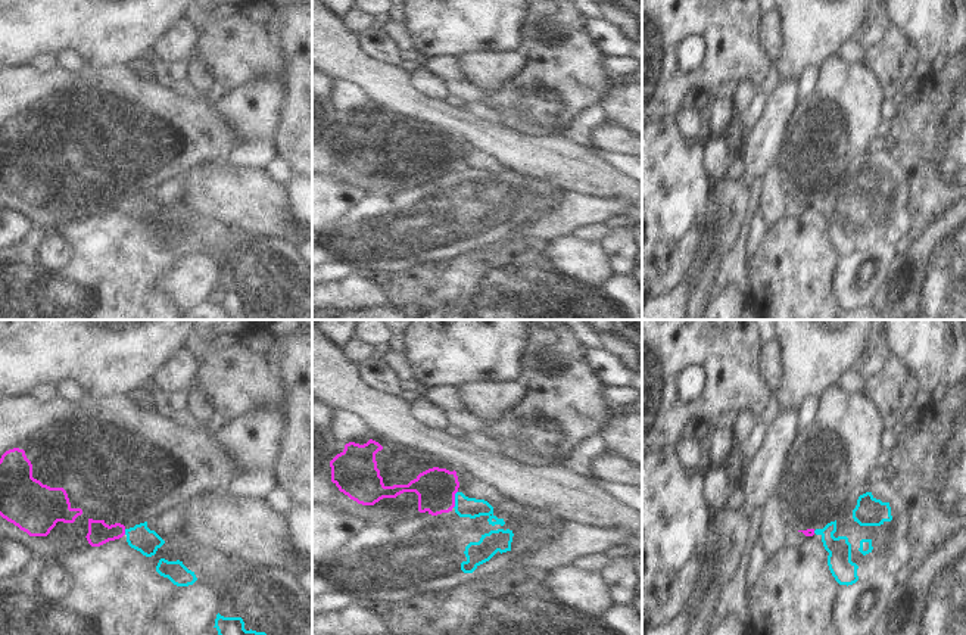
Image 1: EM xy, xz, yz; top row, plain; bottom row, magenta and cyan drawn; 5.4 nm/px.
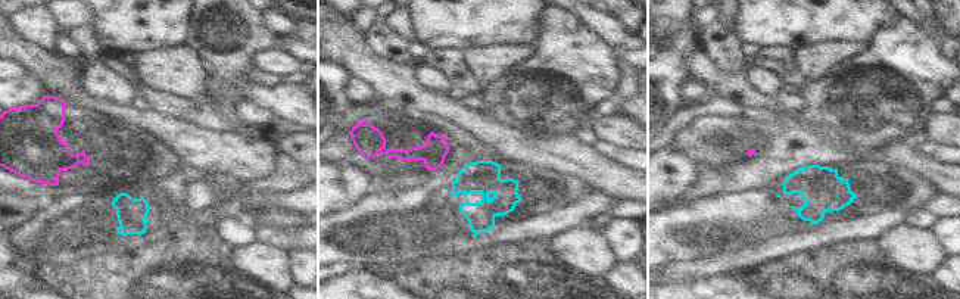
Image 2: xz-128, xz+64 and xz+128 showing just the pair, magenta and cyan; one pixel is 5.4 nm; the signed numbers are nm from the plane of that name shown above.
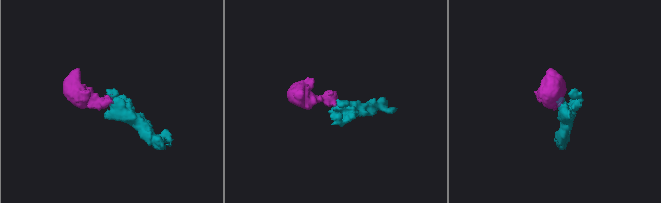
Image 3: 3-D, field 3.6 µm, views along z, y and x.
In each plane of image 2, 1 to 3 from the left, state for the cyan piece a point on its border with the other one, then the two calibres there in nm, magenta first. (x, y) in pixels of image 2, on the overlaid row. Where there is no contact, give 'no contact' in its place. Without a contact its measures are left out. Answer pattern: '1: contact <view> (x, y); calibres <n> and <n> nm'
1: no contact
2: no contact
3: no contact

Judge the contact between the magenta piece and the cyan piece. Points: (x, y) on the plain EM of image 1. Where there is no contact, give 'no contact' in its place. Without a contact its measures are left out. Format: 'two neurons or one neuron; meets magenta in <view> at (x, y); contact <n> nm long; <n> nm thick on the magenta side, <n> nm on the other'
two neurons; meets magenta in xz at (454, 170); contact 100 nm long; 220 nm thick on the magenta side, 110 nm on the other

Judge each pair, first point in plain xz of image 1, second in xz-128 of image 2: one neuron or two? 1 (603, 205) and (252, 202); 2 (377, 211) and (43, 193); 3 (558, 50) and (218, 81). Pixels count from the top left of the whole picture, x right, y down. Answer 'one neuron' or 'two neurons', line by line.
1: one neuron
2: two neurons
3: one neuron

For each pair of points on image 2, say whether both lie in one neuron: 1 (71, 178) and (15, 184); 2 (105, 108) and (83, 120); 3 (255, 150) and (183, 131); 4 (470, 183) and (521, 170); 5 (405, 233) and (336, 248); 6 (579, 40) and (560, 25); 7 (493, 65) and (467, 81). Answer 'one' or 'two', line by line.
1: one
2: two
3: one
4: one
5: one
6: one
7: two

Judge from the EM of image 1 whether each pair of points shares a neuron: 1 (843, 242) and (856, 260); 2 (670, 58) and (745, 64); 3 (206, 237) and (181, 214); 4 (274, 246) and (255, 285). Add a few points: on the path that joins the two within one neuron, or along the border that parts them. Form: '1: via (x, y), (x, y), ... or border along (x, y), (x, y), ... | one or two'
1: border along (882, 239), (865, 251), (856, 251), (840, 260) | two
2: via (682, 77), (716, 75), (725, 68) | one
3: via (201, 232), (187, 220) | one
4: via (274, 255), (274, 265), (264, 276) | one

